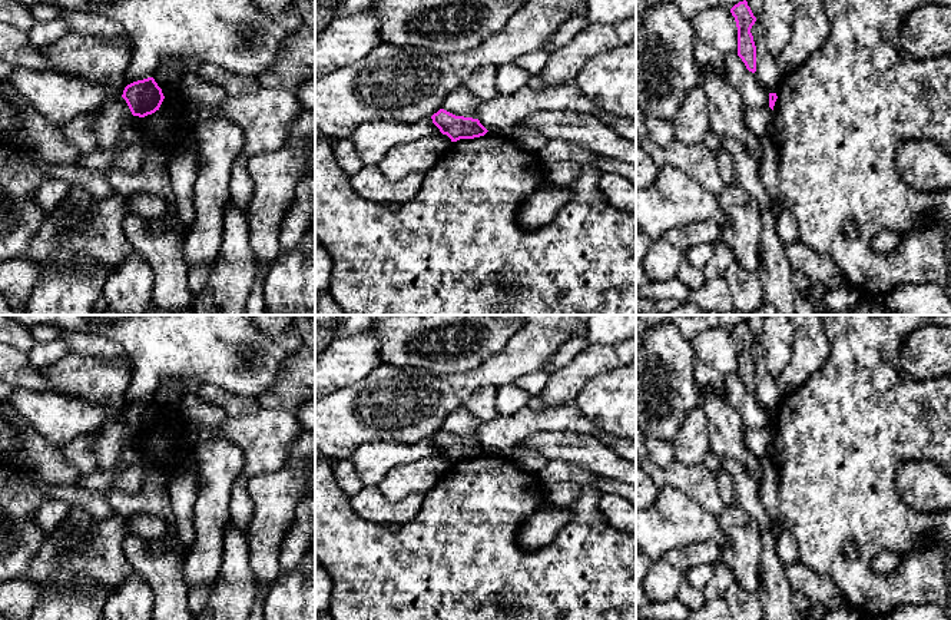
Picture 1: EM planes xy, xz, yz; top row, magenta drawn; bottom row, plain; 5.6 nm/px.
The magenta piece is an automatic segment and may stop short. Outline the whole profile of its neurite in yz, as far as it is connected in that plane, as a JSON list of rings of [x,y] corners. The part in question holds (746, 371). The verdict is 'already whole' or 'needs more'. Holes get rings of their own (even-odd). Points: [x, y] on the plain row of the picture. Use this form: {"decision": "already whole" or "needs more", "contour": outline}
{"decision": "already whole", "contour": [[[739,322],[730,329],[738,348],[738,377],[745,384],[746,389],[752,394],[756,392],[756,367],[750,354],[756,342],[748,322]]]}

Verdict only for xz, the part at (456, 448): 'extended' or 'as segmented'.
as segmented

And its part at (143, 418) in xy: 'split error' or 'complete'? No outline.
complete

